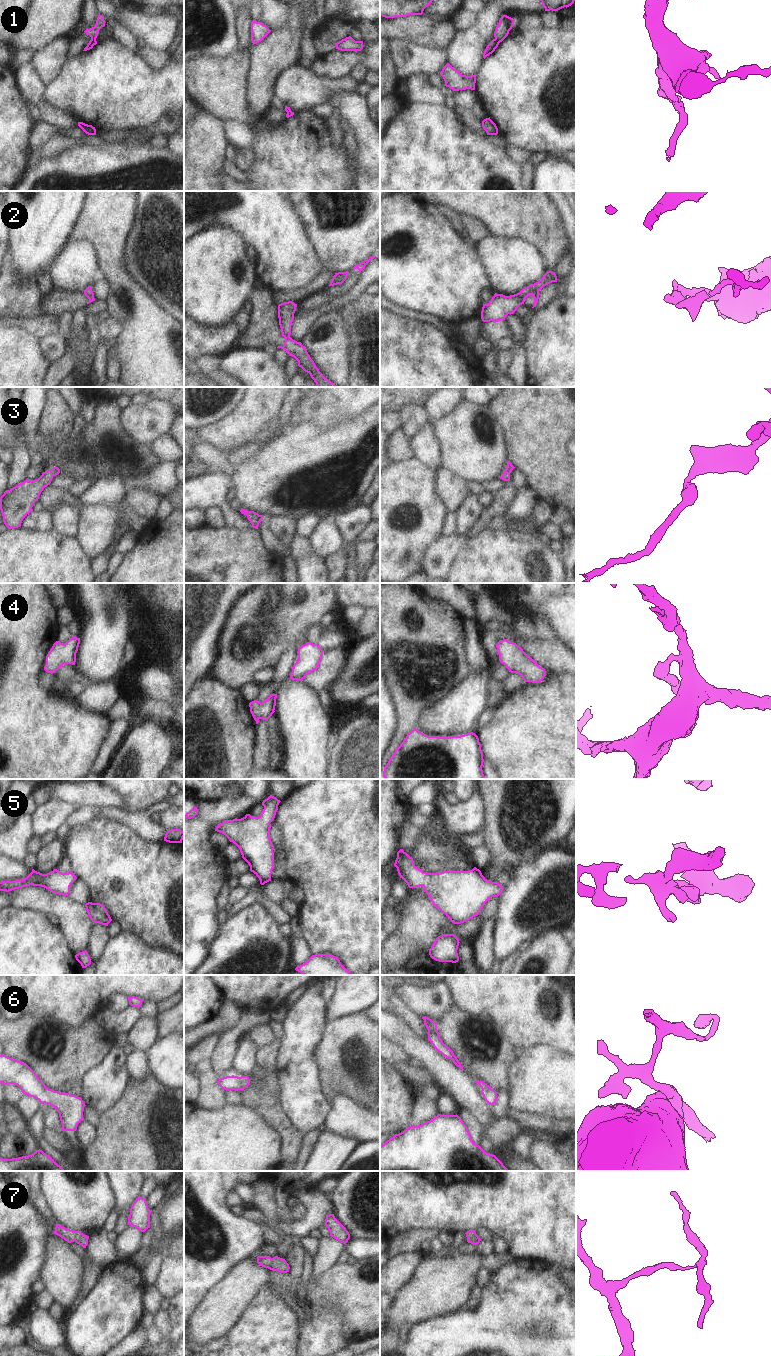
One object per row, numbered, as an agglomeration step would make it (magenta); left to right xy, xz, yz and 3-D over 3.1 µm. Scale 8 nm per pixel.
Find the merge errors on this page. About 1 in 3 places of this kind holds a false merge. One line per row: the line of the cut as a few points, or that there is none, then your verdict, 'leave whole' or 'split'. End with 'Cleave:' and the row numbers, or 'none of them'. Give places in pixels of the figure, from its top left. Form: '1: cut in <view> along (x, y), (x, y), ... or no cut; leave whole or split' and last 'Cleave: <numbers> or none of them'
1: cut in xy along (91, 39), (95, 41); split
2: cut in yz along (538, 291), (532, 291), (529, 294); split
3: no cut; leave whole
4: no cut; leave whole
5: no cut; leave whole
6: no cut; leave whole
7: no cut; leave whole
Cleave: 1, 2

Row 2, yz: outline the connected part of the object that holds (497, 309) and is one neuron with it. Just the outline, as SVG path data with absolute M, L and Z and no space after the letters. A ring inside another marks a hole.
M547 271L541 280L523 288L519 293L505 296L495 293L488 304L483 304L481 319L483 322L499 322L505 320L508 314L514 314L517 308L524 304L531 292L539 292L544 286L557 282L555 272Z

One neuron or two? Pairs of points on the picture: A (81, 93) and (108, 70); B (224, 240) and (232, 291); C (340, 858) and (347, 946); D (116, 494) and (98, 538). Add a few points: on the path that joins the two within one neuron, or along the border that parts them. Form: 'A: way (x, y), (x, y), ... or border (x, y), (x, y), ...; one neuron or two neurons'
A: way (88, 86), (92, 86), (101, 77); one neuron
B: way (224, 253), (224, 278); one neuron
C: way (347, 880), (347, 924); one neuron
D: border (124, 499), (118, 504), (88, 504); two neurons

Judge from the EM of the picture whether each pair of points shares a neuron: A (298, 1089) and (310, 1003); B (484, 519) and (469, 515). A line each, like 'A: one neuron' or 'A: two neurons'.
A: one neuron
B: two neurons

